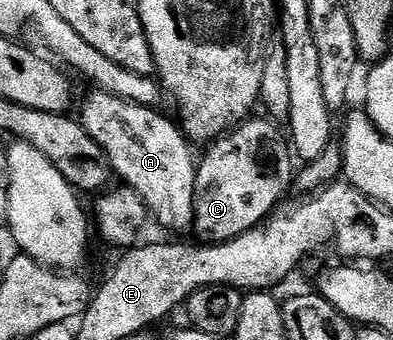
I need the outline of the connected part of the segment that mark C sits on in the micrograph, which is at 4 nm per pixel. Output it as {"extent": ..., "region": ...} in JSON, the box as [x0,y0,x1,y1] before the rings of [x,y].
{"extent":[192,117,295,245],"region":[[[250,117],[243,123],[238,123],[232,131],[220,139],[208,144],[205,156],[200,156],[197,163],[197,180],[195,181],[195,213],[193,214],[192,230],[202,235],[202,240],[216,245],[226,243],[252,227],[260,227],[279,204],[295,183],[295,156],[291,144],[280,122],[272,118],[257,119]]]}

